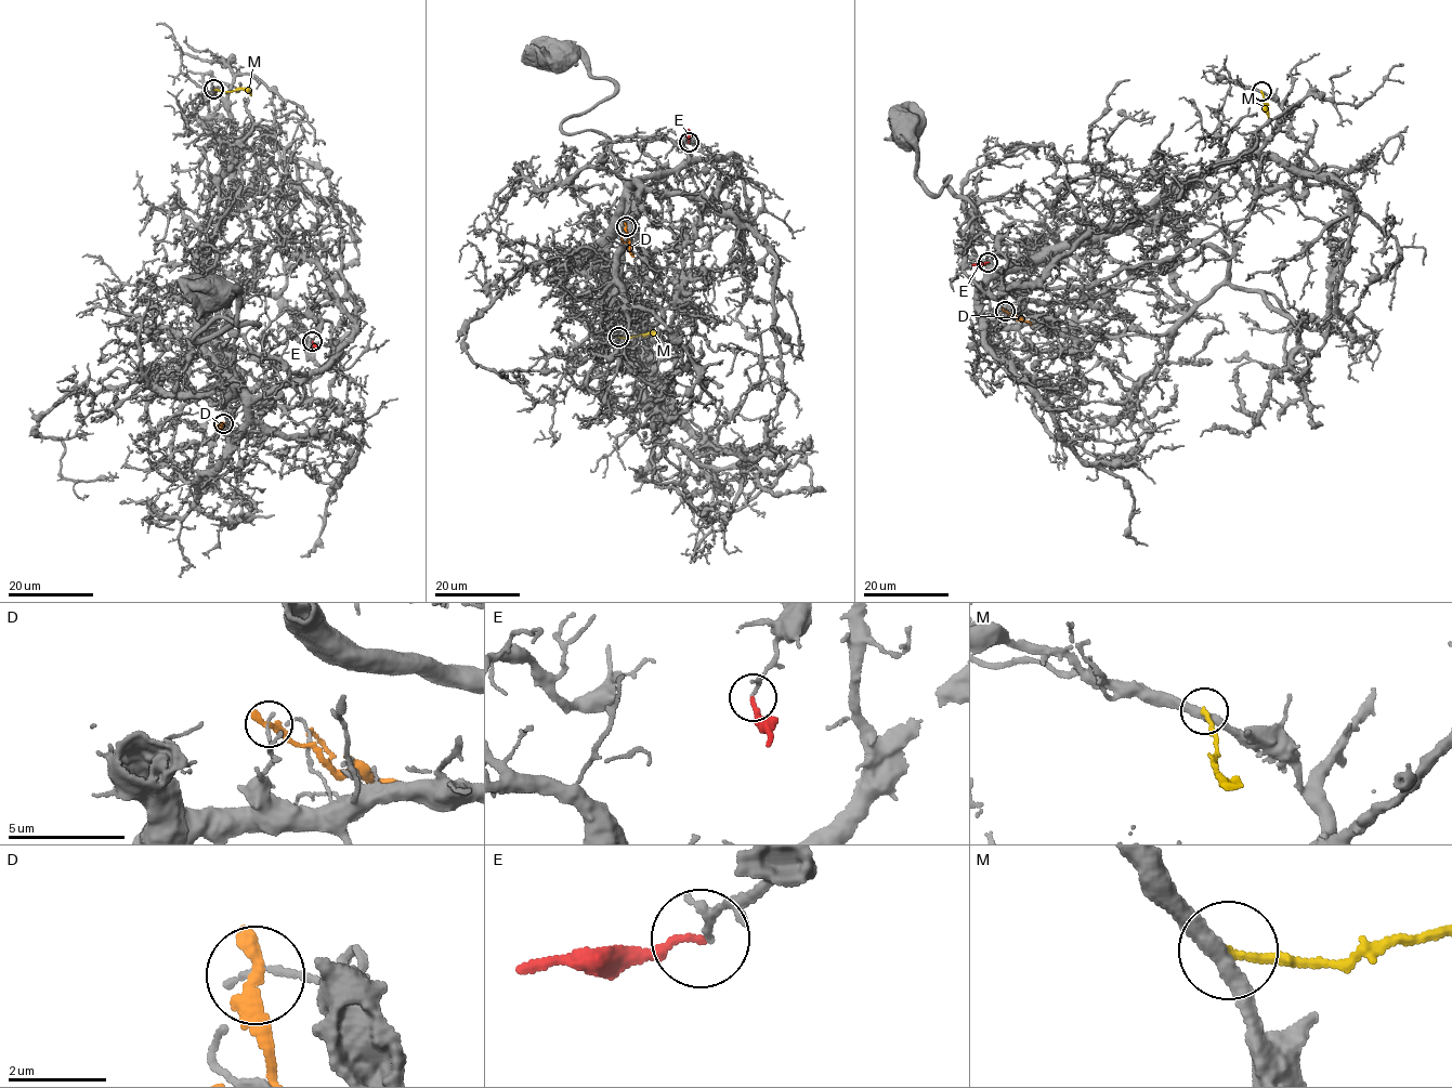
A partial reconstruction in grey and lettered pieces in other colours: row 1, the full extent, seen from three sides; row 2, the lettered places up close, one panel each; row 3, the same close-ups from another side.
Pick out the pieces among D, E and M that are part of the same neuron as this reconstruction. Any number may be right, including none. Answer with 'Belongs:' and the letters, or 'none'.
Belongs: none

